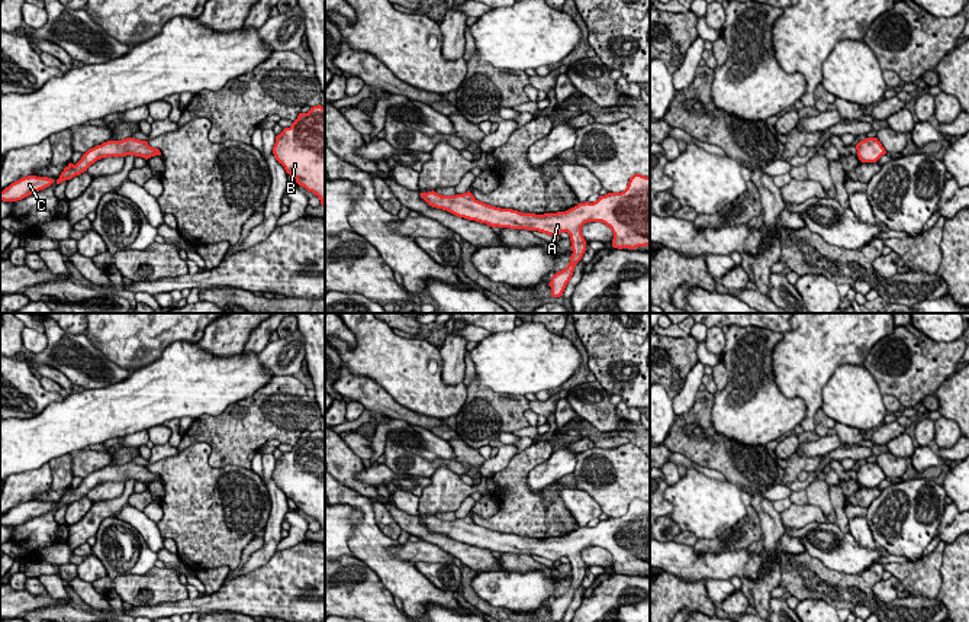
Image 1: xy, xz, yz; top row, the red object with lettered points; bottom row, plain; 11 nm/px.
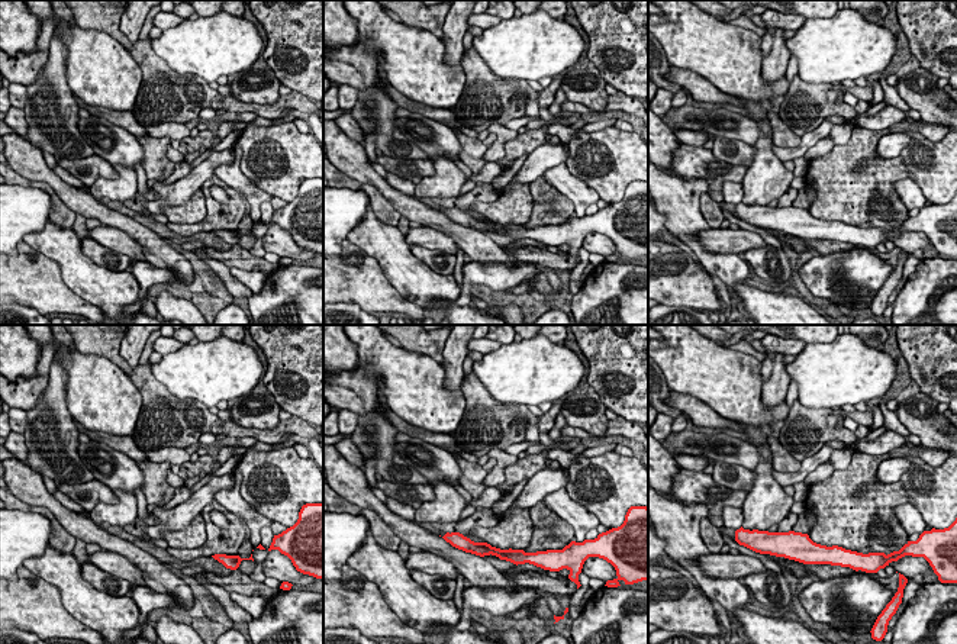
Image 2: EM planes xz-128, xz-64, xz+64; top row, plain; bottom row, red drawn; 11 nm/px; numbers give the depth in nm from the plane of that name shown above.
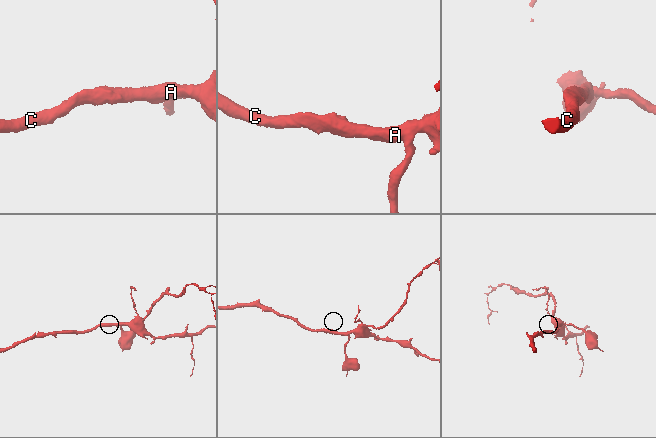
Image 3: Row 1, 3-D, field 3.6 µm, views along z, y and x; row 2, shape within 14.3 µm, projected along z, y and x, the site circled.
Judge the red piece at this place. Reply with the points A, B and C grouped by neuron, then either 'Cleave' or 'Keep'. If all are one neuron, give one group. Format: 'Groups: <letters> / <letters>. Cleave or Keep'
Groups: A B C. Keep

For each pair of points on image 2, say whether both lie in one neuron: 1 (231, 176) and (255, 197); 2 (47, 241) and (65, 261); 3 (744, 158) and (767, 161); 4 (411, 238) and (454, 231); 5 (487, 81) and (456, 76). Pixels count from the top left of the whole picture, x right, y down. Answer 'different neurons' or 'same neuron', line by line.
1: same neuron
2: same neuron
3: different neurons
4: different neurons
5: different neurons

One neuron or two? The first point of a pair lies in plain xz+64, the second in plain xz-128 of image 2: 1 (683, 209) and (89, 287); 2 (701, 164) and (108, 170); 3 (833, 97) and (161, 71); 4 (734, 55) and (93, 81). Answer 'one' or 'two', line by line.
1: one
2: one
3: one
4: one

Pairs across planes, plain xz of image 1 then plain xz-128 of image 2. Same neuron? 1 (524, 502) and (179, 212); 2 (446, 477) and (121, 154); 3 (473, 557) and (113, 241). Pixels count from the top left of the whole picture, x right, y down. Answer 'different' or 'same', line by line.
1: same
2: different
3: different

